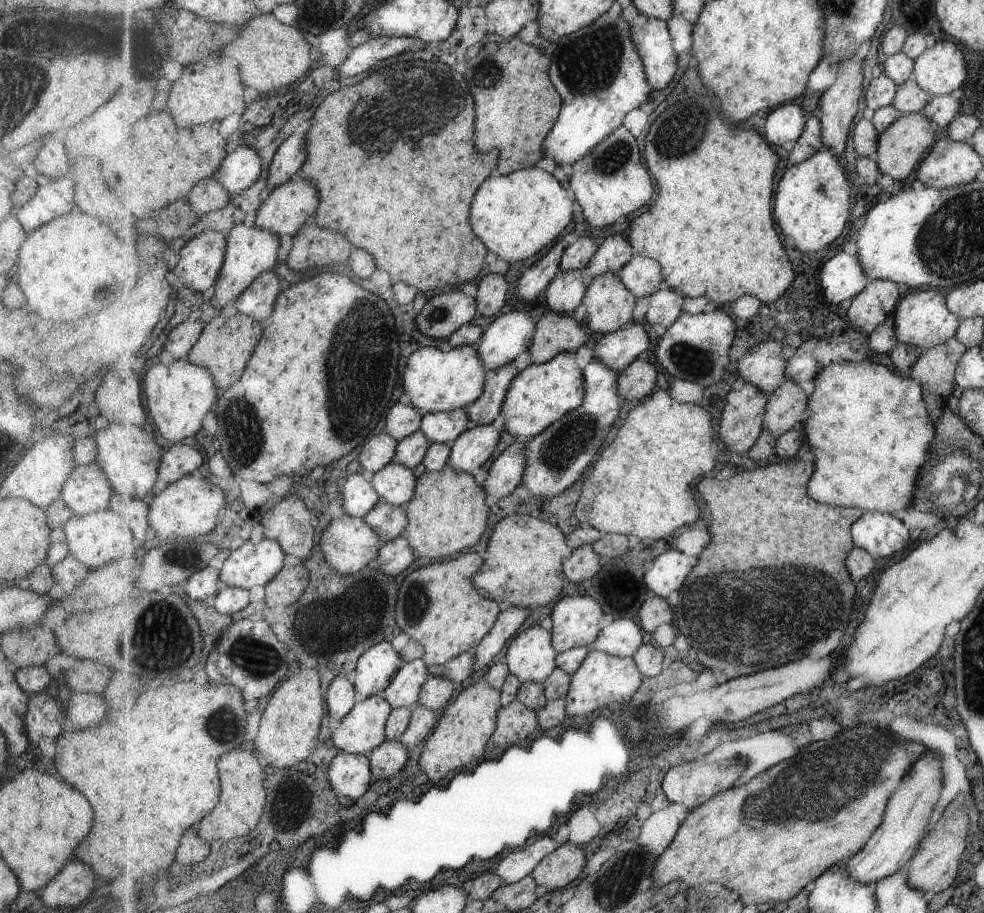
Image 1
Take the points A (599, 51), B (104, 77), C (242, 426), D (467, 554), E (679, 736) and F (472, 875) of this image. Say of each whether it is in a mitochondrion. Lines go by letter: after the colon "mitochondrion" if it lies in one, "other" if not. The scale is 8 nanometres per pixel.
A: mitochondrion
B: other
C: mitochondrion
D: other
E: other
F: other

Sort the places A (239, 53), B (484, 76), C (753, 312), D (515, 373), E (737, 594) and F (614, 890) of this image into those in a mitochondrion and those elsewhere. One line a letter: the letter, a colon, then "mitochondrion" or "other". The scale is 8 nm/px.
A: other
B: mitochondrion
C: other
D: other
E: mitochondrion
F: mitochondrion

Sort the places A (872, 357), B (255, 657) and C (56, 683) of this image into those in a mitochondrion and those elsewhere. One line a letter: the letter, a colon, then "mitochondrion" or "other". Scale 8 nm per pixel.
A: other
B: mitochondrion
C: other

